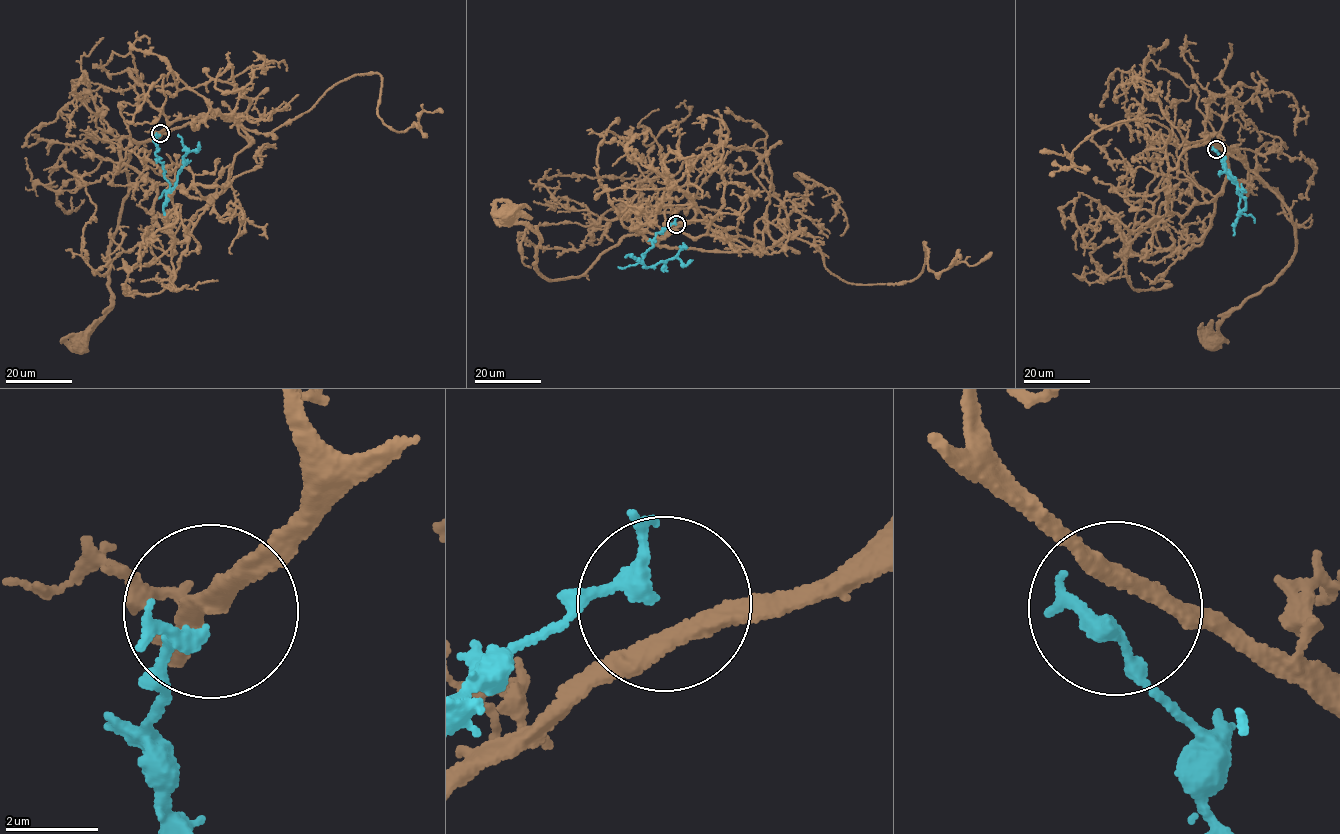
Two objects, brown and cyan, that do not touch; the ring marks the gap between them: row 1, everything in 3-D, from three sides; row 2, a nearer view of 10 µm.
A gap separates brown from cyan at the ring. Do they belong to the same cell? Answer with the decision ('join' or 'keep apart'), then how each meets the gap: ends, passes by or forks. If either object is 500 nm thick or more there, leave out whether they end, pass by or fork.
keep apart; brown passes by; cyan passes by

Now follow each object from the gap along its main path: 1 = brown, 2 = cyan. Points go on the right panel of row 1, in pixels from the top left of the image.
1: (1218, 147), (1245, 158), (1247, 168), (1291, 213), (1295, 245), (1282, 273), (1230, 312), (1215, 341)
2: (1215, 150), (1225, 171), (1237, 185), (1241, 212), (1245, 199), (1225, 169), (1225, 156)

